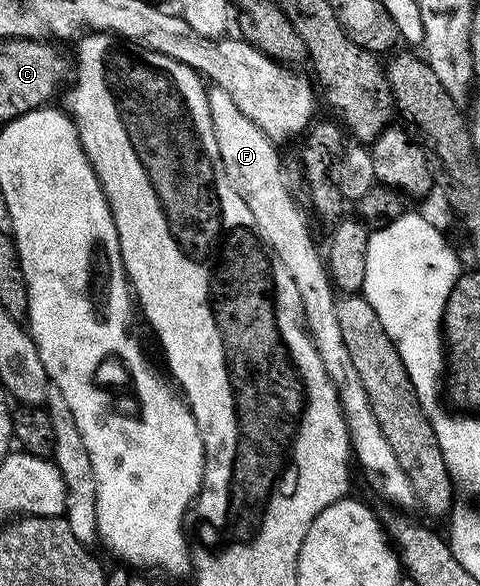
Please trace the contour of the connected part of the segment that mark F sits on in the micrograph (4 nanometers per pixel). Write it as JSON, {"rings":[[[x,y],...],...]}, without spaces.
{"rings":[[[211,87],[208,91],[211,122],[214,124],[215,139],[226,178],[234,192],[238,193],[250,209],[260,238],[275,252],[290,276],[294,279],[302,300],[305,326],[308,327],[312,340],[318,348],[323,367],[330,376],[339,393],[340,406],[347,420],[348,434],[351,436],[353,457],[358,466],[362,466],[378,488],[383,498],[398,505],[402,510],[417,507],[416,493],[410,484],[406,472],[395,459],[389,441],[382,435],[381,426],[370,408],[369,397],[351,363],[350,352],[342,342],[342,331],[339,329],[336,312],[336,292],[330,279],[323,255],[316,248],[305,216],[294,202],[284,180],[280,158],[275,143],[242,114],[224,90]]]}

